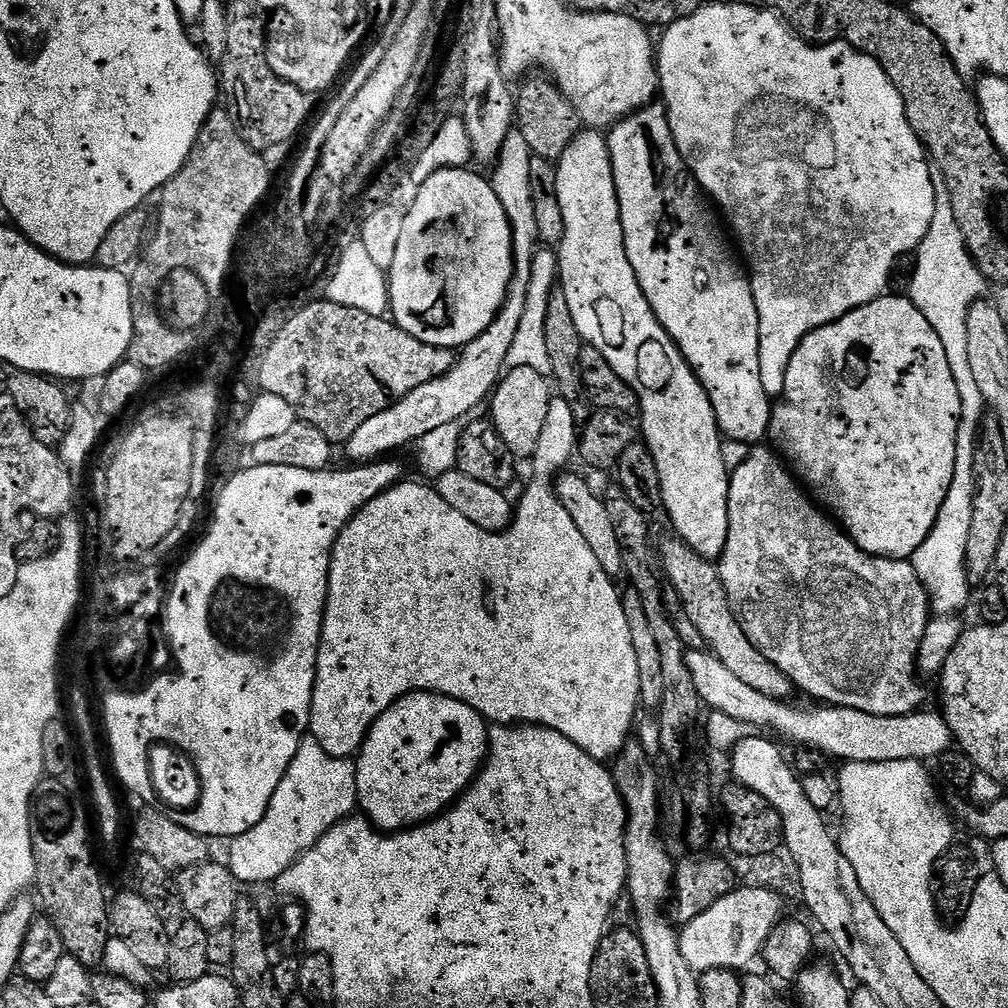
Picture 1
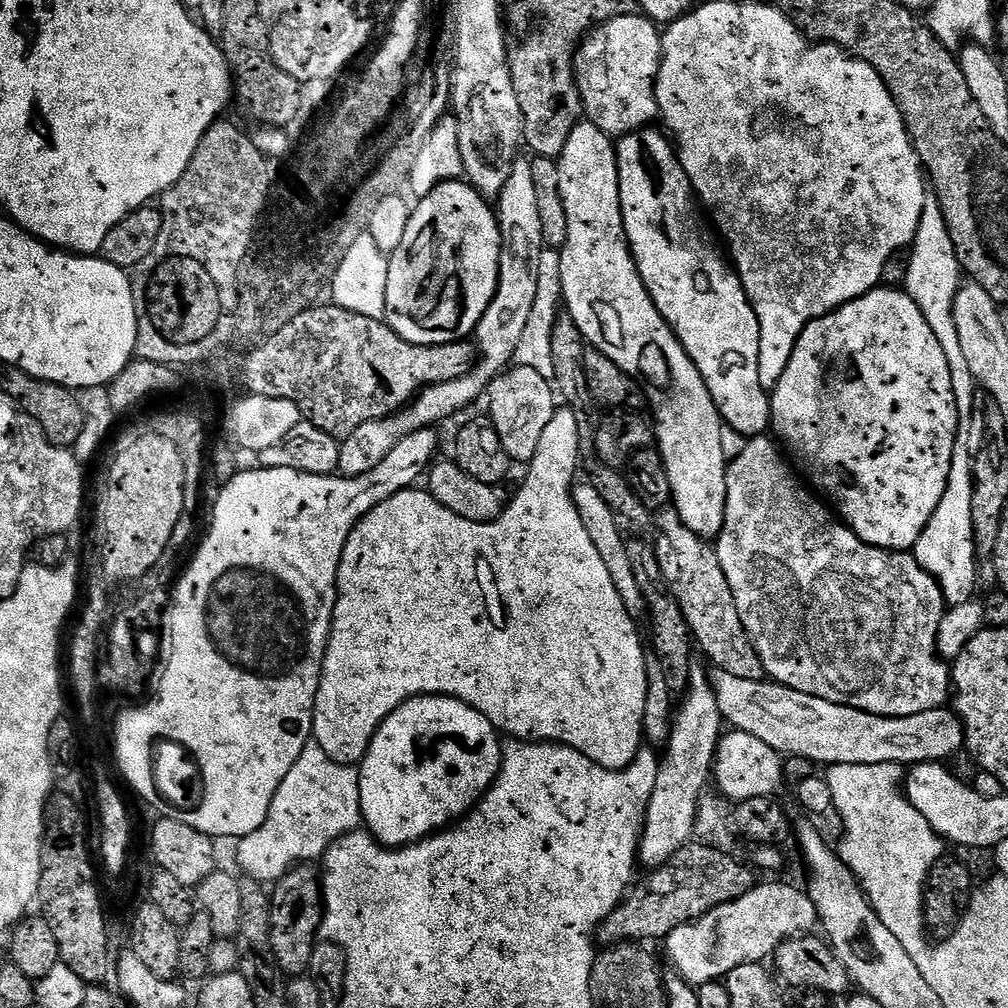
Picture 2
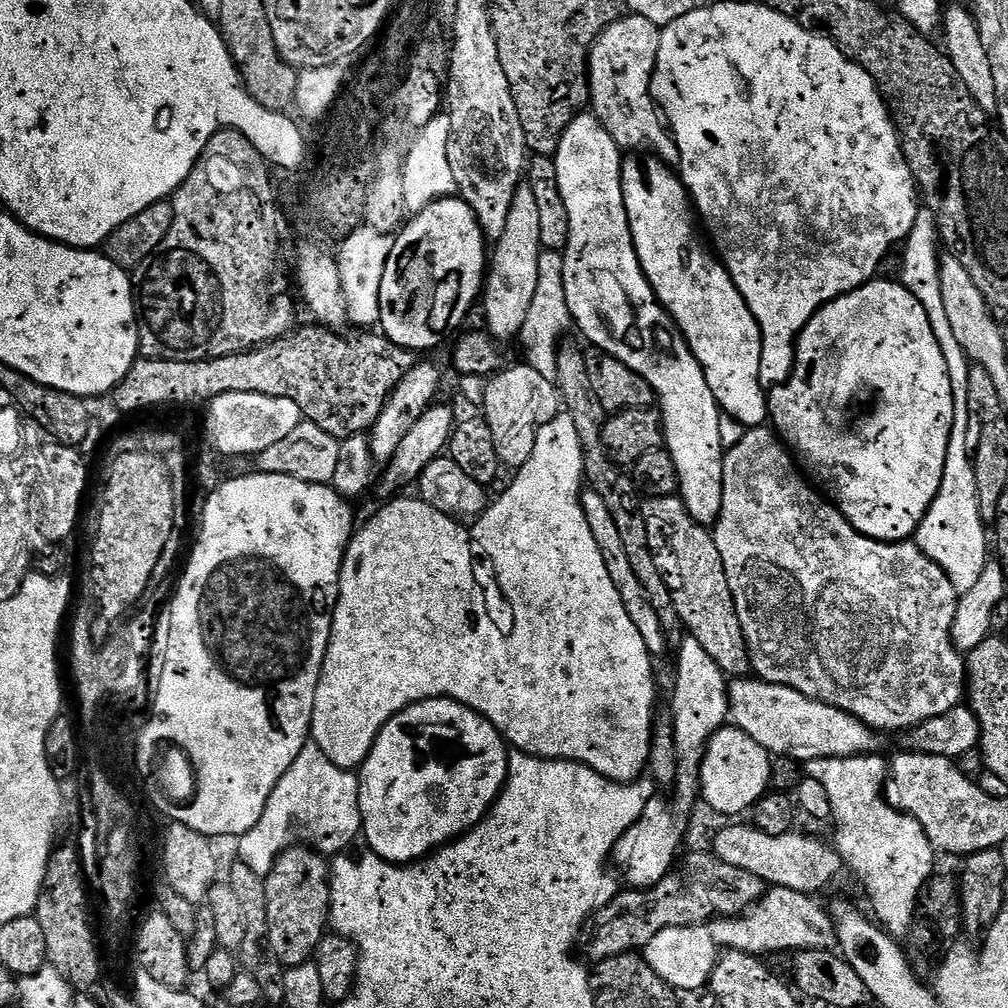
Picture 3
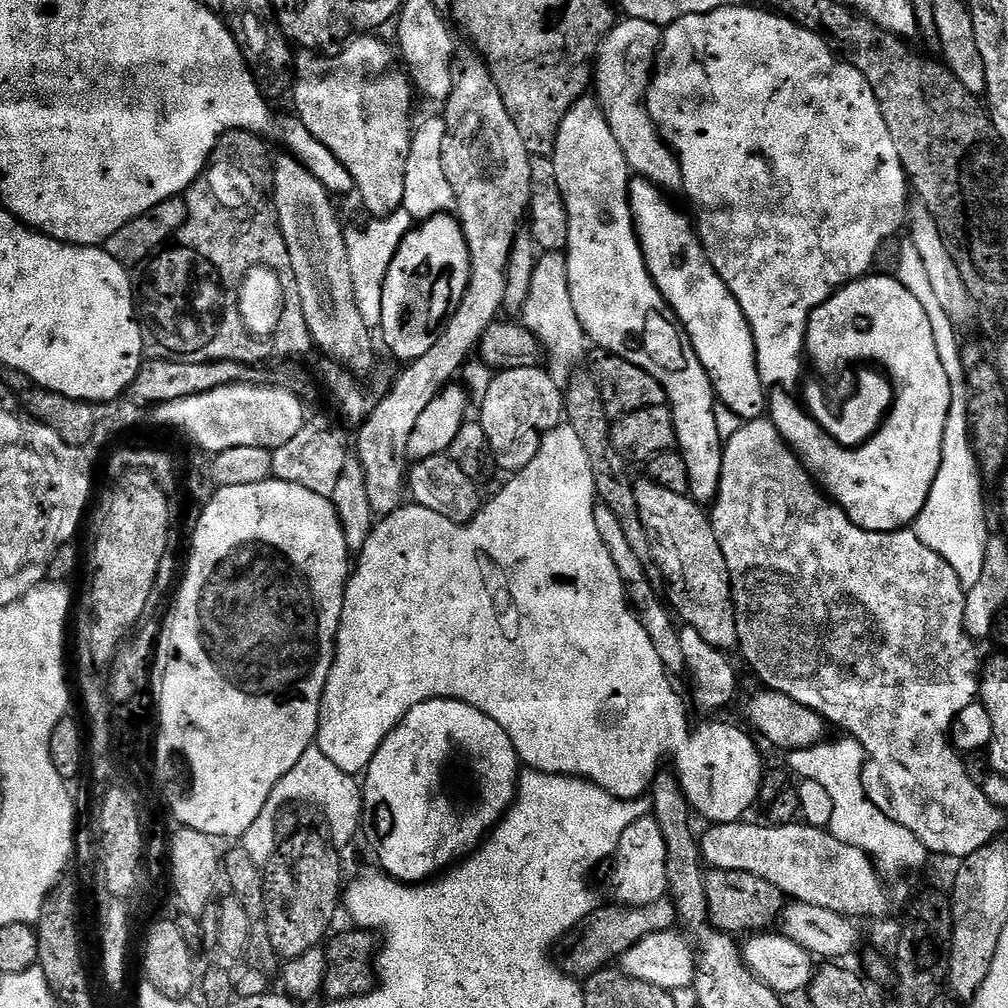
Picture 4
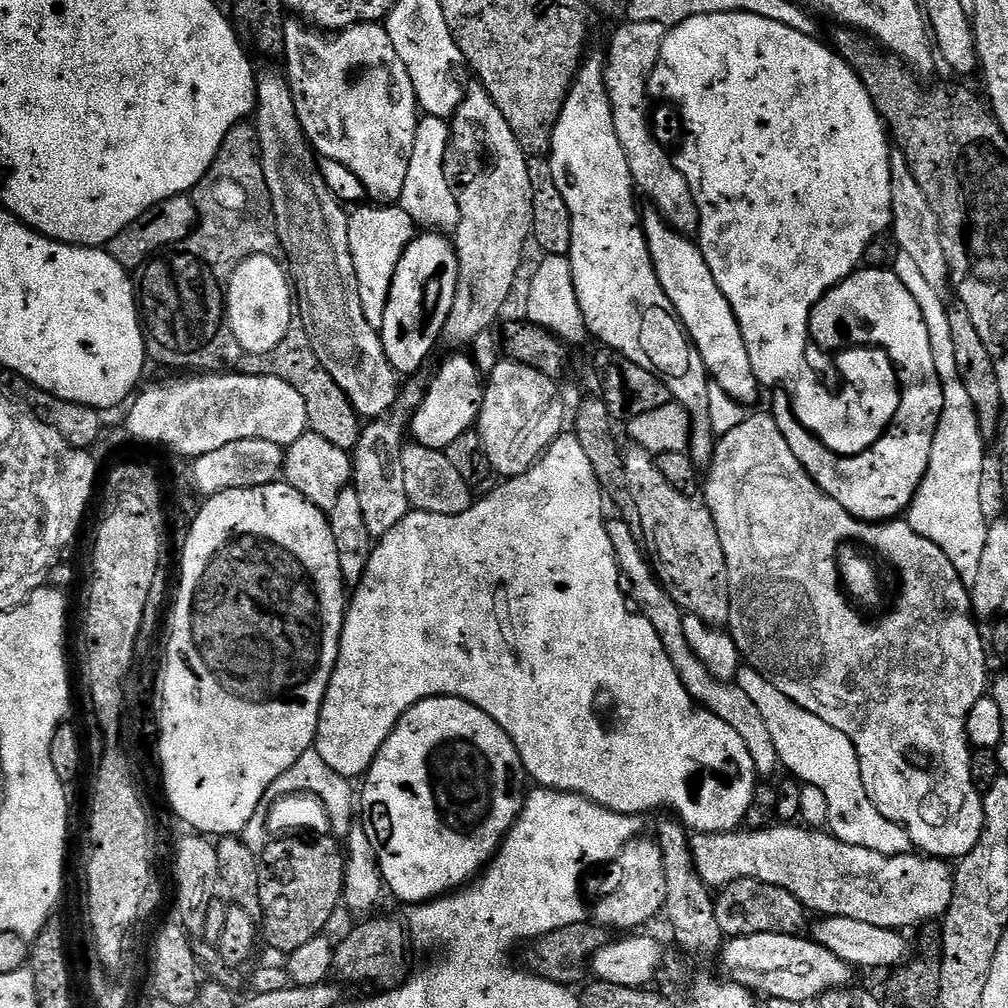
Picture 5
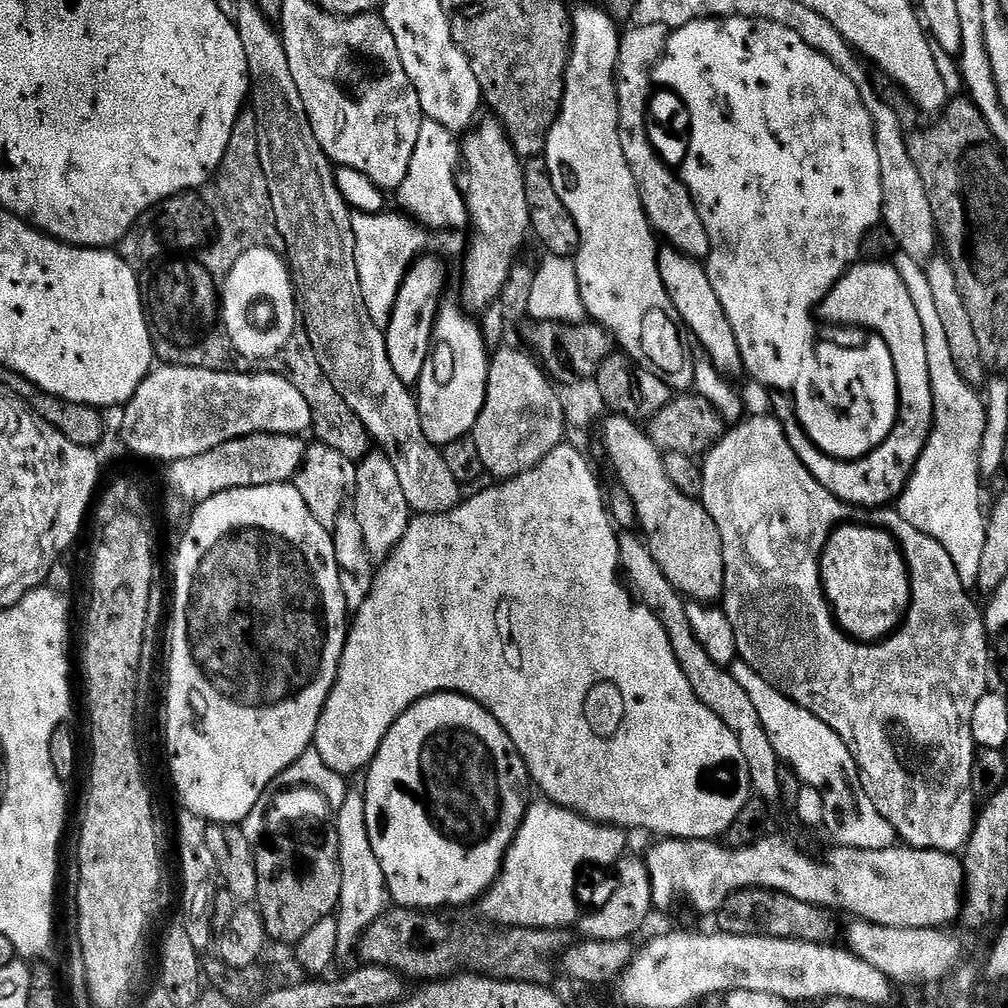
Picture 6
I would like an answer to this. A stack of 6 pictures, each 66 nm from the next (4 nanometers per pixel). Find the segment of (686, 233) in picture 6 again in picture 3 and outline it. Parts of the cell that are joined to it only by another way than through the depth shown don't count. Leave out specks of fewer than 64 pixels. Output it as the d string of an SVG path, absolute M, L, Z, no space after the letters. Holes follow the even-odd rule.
M635 14L625 15L624 19L610 25L596 39L596 44L592 47L592 55L588 57L588 87L591 111L596 119L602 122L602 126L610 134L610 138L614 138L614 142L620 149L647 150L659 156L665 164L672 166L680 158L676 141L666 131L665 121L658 111L656 101L652 99L652 72L656 69L661 31L661 25L646 22L646 18Z

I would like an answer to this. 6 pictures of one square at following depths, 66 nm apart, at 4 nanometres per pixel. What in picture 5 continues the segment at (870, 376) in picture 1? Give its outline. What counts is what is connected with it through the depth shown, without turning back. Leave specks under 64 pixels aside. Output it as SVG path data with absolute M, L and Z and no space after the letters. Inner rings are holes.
M865 266L864 276L856 276L856 280L848 280L848 284L844 284L844 288L839 288L836 292L832 292L832 296L828 296L828 300L820 300L816 304L816 316L812 316L812 332L816 332L816 340L820 340L820 344L828 344L829 346L844 344L844 340L865 340L871 348L880 348L892 359L892 367L895 369L894 375L898 381L899 387L903 389L900 393L900 405L896 411L896 419L887 425L888 432L882 433L868 448L868 432L870 432L870 426L864 421L864 416L860 416L860 420L856 420L856 416L852 416L852 420L844 420L844 424L840 424L840 428L836 428L836 416L832 416L832 420L792 420L792 412L788 412L788 399L786 398L786 394L778 394L776 396L780 399L780 404L770 404L771 415L776 417L778 426L784 435L784 441L790 446L790 450L794 450L794 458L798 458L800 465L807 470L808 477L814 481L830 499L834 502L838 502L838 506L842 506L856 520L887 522L897 519L911 503L920 485L920 479L924 476L925 469L928 468L928 455L932 449L932 437L936 434L936 426L943 407L943 393L941 387L938 385L938 377L935 369L930 363L931 346L928 340L928 329L924 315L918 303L913 300L910 292L902 286L902 282L899 281L892 270L888 268L870 268Z

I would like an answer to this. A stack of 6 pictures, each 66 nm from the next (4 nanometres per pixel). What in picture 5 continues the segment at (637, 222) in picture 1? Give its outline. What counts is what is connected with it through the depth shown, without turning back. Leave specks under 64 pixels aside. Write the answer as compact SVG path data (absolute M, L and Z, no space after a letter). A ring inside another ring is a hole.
M645 211L642 223L644 237L648 243L648 253L658 282L666 298L672 303L676 316L684 325L684 330L692 341L692 347L702 358L705 373L710 377L711 383L722 386L722 390L726 390L730 398L745 406L751 406L756 400L758 385L752 377L750 358L742 342L740 327L724 295L718 290L714 276L706 266L704 255L693 241L692 244L688 241L691 239L687 235L677 232L675 228L669 228L659 212Z

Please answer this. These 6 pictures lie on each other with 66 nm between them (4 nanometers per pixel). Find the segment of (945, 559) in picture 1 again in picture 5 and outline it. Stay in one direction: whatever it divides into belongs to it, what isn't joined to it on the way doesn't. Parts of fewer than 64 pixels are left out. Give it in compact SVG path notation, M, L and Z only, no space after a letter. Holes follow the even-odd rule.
M898 254L893 257L892 271L902 282L902 286L910 292L926 321L928 340L931 346L930 360L934 365L939 383L942 385L943 407L940 419L936 426L936 434L932 437L932 449L928 455L928 468L920 479L920 485L906 509L906 523L922 538L934 542L950 558L958 578L963 584L971 586L975 576L978 575L978 561L982 558L982 546L986 546L986 534L989 521L984 520L984 504L980 501L980 483L984 480L984 444L982 432L979 427L979 418L972 407L970 396L967 394L965 381L958 375L954 360L954 345L951 342L950 326L946 312L943 312L937 289L922 278L922 264L915 256Z

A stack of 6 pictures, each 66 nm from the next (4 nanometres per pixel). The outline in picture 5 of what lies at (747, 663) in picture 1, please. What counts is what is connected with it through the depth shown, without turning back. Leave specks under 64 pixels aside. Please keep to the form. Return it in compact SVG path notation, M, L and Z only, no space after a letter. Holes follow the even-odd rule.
M635 446L629 449L629 452L626 452L623 483L628 484L628 492L632 495L636 516L640 519L639 531L642 533L642 544L655 571L657 581L663 586L668 597L680 607L681 613L702 618L707 624L713 626L727 625L728 571L722 554L722 542L718 538L712 513L703 503L695 504L690 498L691 495L679 492L677 488L670 486L670 482L666 482L666 478L662 478L662 470L656 468L653 453Z

